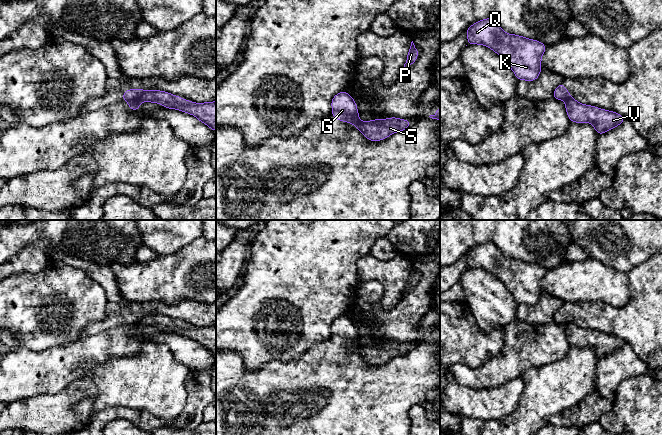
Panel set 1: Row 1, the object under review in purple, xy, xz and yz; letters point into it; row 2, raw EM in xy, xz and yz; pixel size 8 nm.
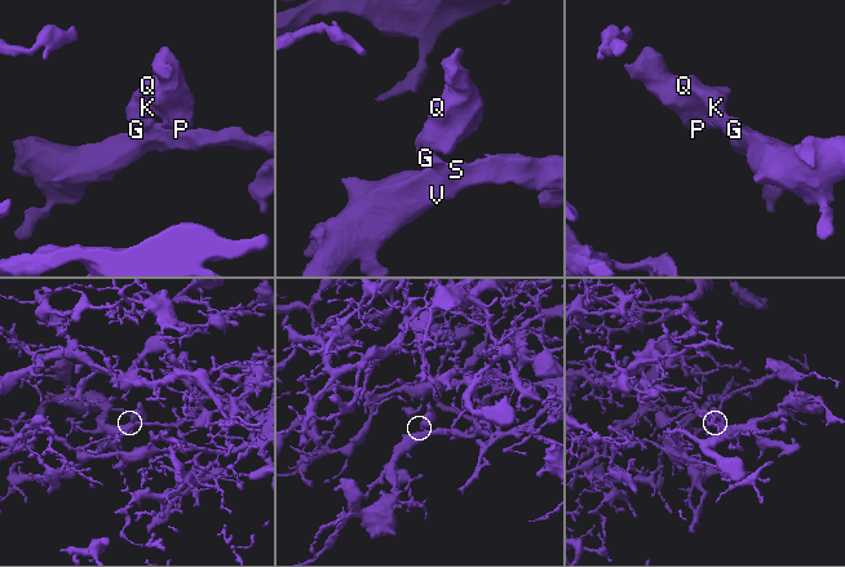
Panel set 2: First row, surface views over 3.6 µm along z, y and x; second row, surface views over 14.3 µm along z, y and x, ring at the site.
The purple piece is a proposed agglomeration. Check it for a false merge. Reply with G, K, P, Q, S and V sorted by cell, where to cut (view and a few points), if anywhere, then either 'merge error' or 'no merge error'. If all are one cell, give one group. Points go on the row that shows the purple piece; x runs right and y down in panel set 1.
groups G K P Q / S V; cut xy (146, 91), (129, 103); merge error

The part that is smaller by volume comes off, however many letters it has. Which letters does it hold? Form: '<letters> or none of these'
G, K, P, Q

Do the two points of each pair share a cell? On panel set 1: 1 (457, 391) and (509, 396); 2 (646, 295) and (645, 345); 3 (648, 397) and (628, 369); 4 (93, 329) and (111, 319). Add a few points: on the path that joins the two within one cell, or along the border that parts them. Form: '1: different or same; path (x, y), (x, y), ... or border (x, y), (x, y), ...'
1: same; path (470, 397), (496, 397)
2: same; path (646, 307), (646, 333)
3: different; border (650, 372), (625, 378), (615, 391)
4: same; path (97, 327), (107, 323)

